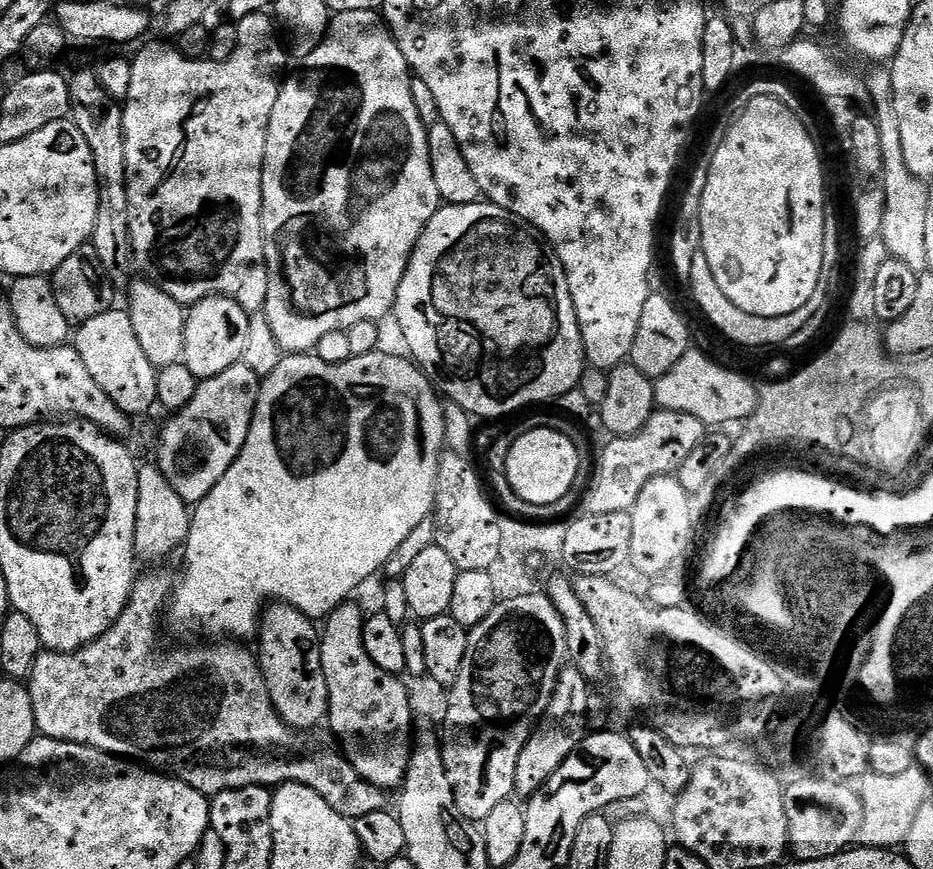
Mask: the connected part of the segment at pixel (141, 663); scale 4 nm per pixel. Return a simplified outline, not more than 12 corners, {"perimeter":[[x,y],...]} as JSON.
{"perimeter":[[174,580],[41,651],[39,735],[209,798],[301,784],[356,821],[385,789],[291,728],[240,642],[160,648]]}

